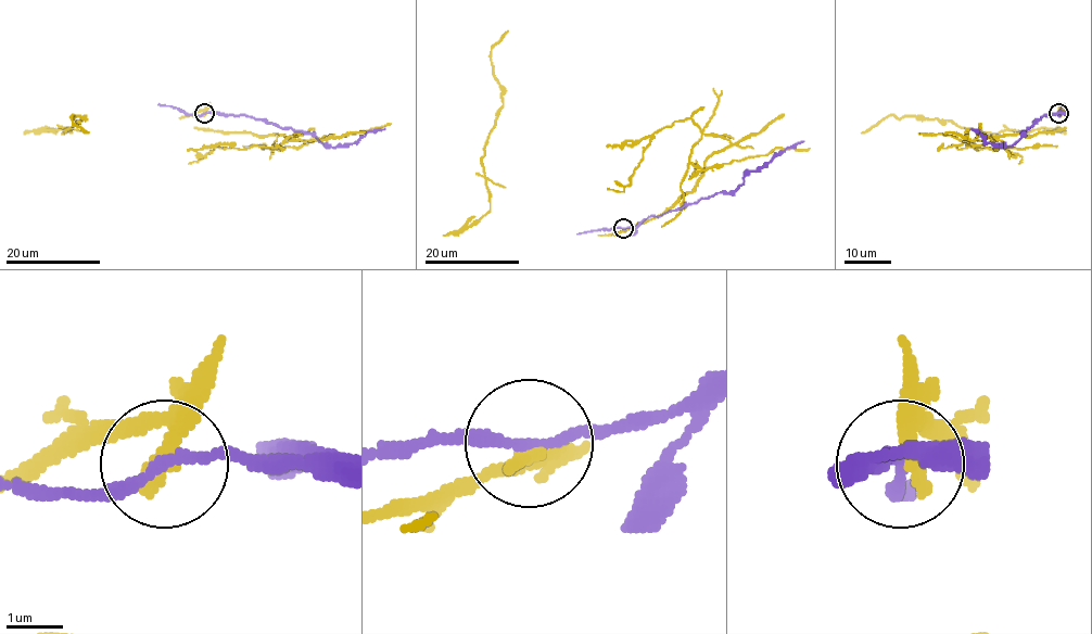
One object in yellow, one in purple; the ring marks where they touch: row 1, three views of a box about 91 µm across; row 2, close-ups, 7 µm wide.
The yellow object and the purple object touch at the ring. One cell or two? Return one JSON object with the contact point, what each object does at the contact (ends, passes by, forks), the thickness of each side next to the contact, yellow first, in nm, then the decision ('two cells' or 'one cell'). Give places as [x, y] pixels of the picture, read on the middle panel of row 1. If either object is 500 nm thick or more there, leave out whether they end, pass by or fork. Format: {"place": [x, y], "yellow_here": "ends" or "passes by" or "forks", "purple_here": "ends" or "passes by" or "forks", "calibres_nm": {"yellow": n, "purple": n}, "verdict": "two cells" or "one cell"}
{"place": [623, 228], "yellow_here": "passes by", "purple_here": "passes by", "calibres_nm": {"yellow": 280, "purple": 180}, "verdict": "two cells"}

